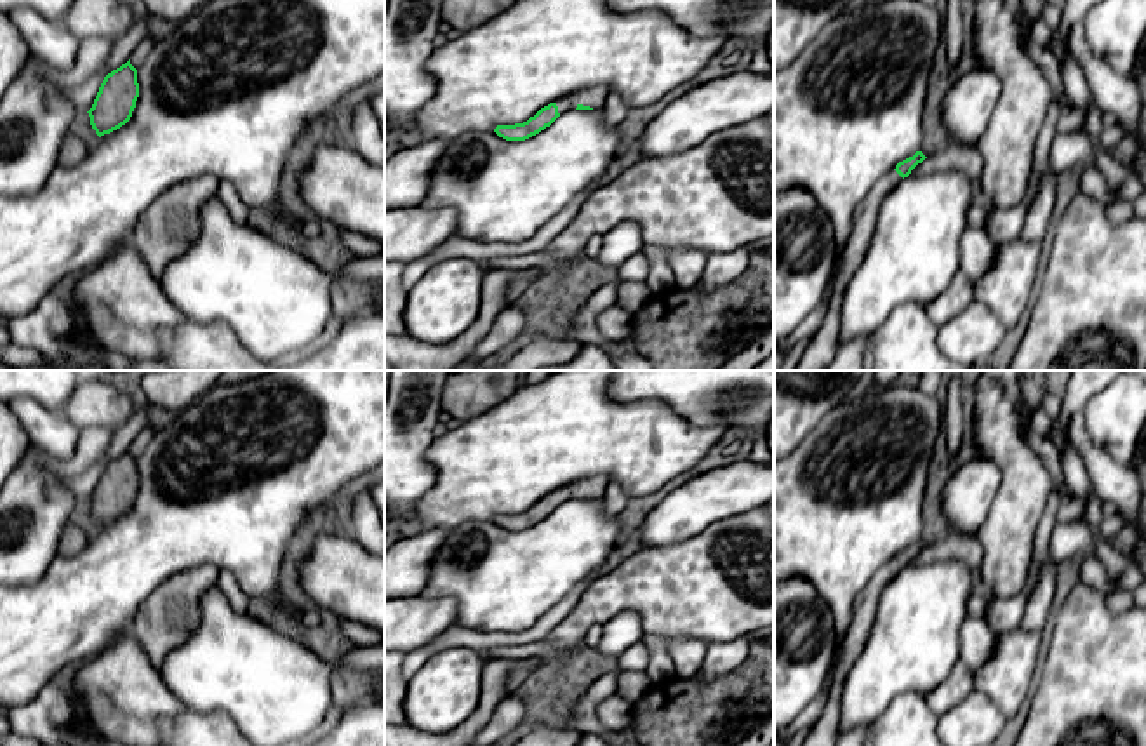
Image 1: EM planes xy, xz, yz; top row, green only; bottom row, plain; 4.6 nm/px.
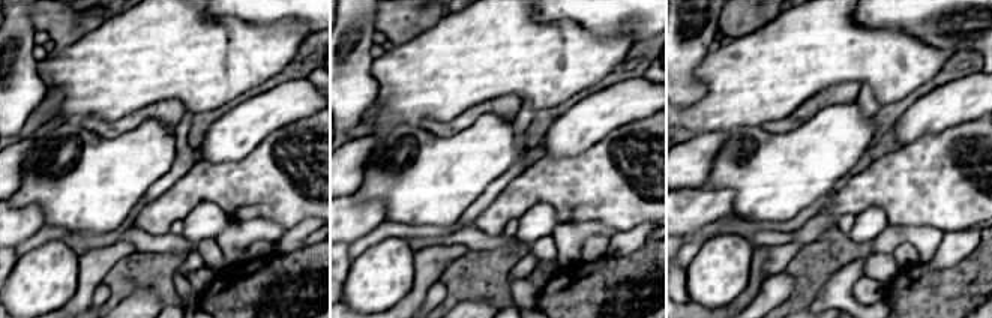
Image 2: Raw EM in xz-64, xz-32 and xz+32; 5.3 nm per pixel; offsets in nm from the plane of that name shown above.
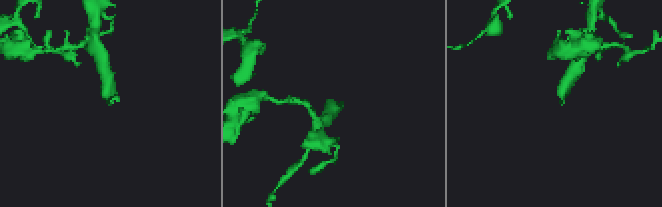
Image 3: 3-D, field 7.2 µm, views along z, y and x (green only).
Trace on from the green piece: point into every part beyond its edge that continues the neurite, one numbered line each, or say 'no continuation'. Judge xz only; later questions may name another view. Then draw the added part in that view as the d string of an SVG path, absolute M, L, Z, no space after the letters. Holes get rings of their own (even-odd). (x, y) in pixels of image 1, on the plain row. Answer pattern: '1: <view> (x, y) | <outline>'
1: xz (595, 487) | M591 476L591 478L565 485L560 490L556 490L558 503L562 504L569 499L576 499L579 494L590 496L593 499L602 499L605 497L607 482L609 480L605 476Z

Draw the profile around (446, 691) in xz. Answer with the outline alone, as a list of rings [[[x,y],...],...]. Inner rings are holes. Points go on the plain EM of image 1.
[[[464,647],[430,657],[407,682],[403,723],[433,736],[464,723],[480,704],[485,659],[485,654]]]

